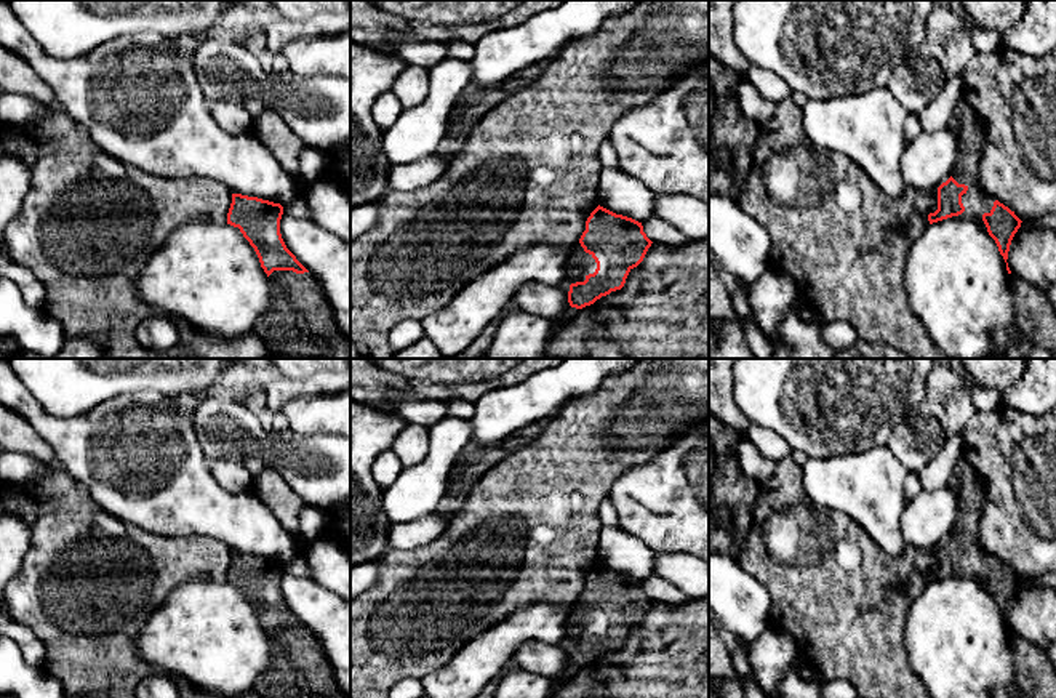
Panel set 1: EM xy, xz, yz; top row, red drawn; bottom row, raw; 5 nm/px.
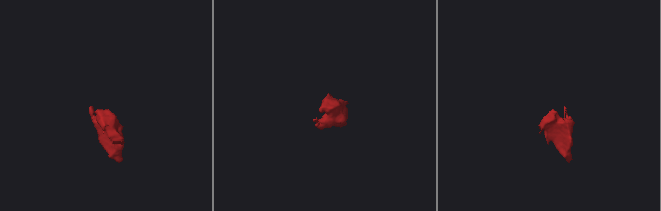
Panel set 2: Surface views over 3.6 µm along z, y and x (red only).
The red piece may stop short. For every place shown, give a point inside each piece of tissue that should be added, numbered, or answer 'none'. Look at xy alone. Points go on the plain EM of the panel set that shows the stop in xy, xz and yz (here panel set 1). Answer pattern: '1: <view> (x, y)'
1: xy (300, 668)

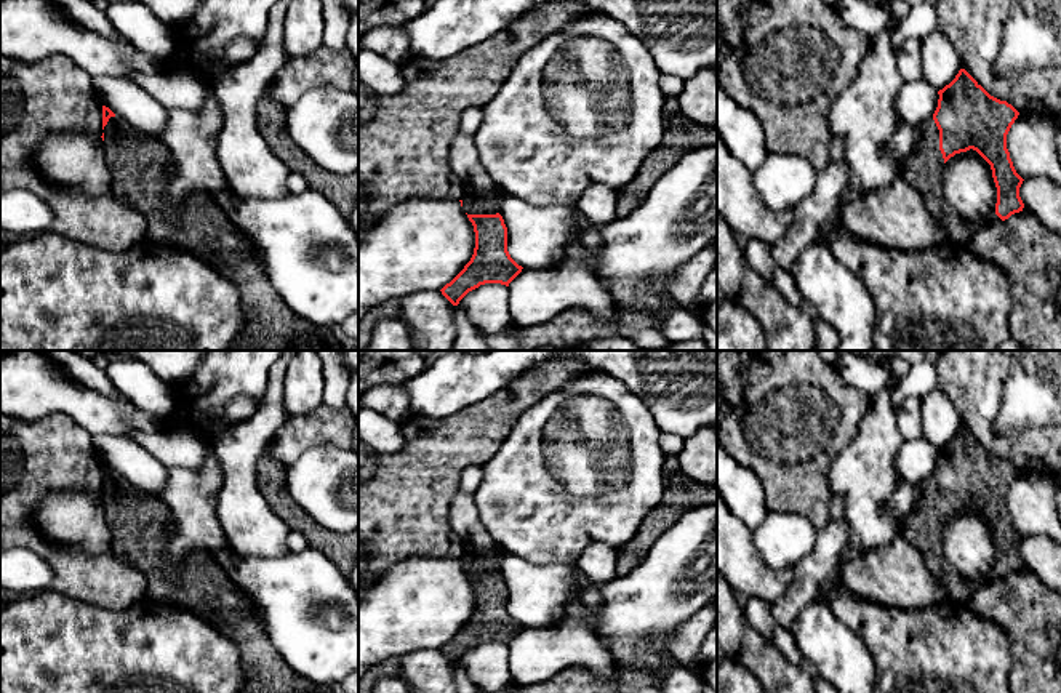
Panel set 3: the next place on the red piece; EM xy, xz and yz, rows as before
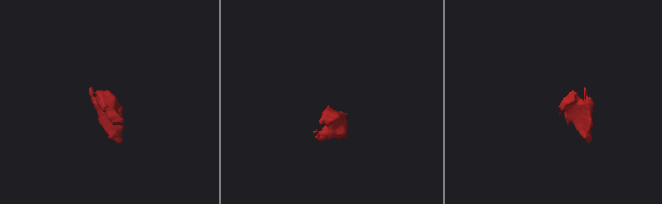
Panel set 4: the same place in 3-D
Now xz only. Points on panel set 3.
1: xz (474, 560)

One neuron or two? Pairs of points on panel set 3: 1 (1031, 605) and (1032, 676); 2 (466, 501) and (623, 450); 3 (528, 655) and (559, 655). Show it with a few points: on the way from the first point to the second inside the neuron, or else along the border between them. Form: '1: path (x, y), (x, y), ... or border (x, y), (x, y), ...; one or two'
1: path (1016, 623), (1016, 648), (1023, 658); one
2: border (472, 495), (480, 522), (488, 533); two
3: path (536, 655), (551, 655); one

